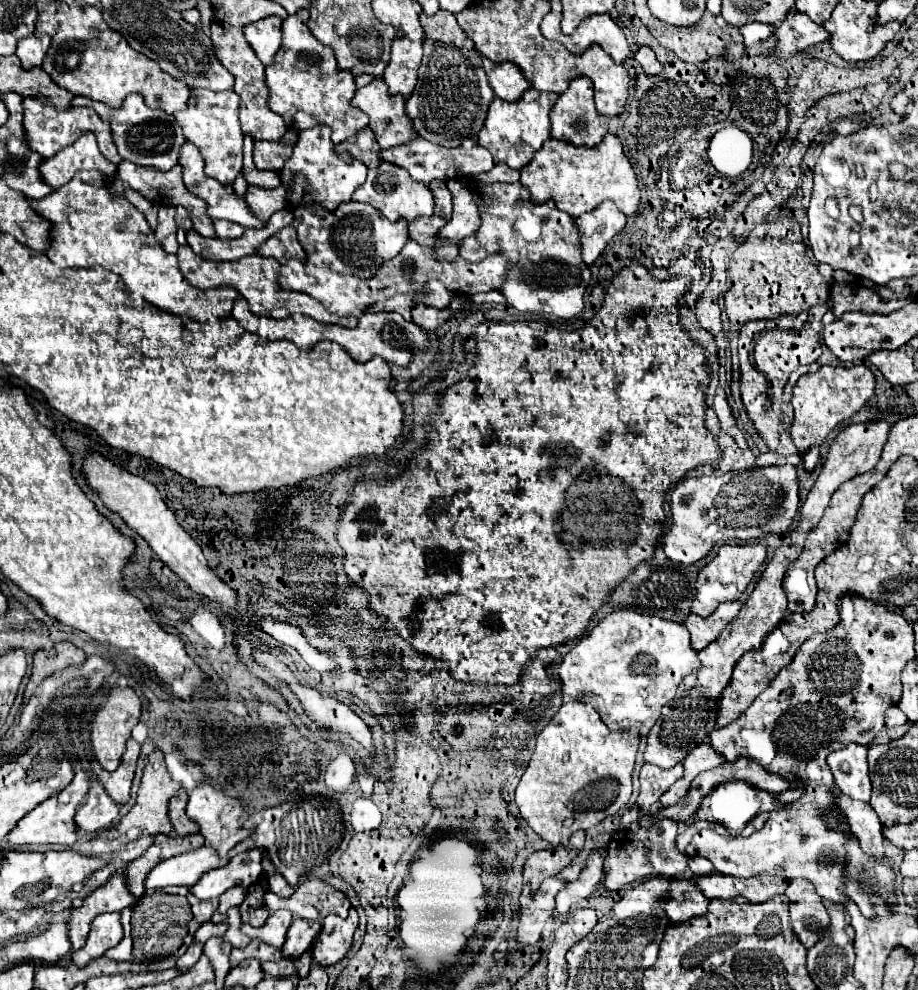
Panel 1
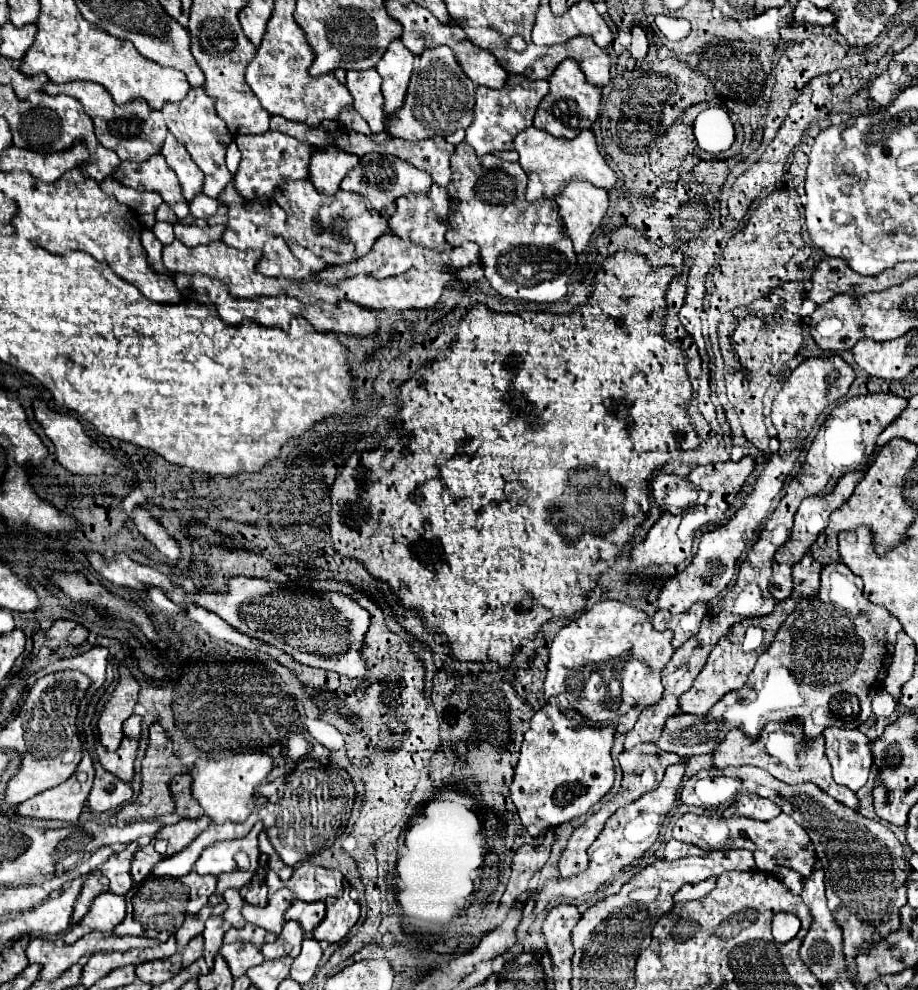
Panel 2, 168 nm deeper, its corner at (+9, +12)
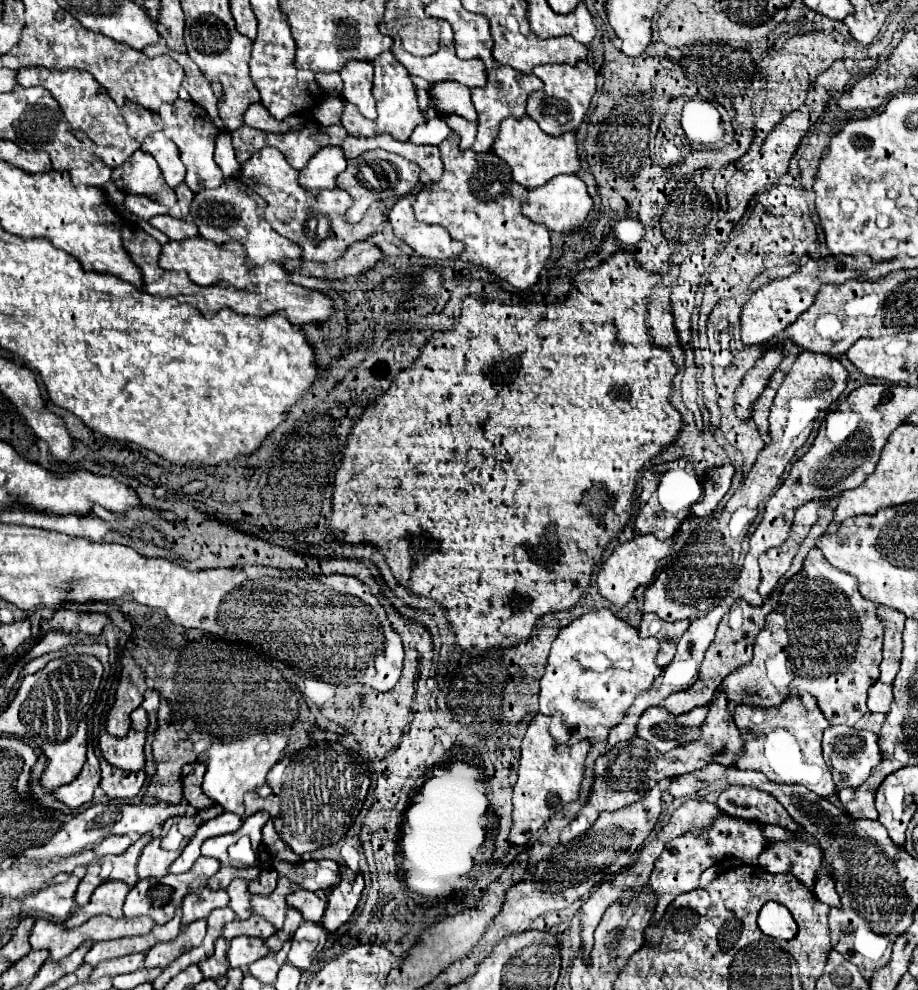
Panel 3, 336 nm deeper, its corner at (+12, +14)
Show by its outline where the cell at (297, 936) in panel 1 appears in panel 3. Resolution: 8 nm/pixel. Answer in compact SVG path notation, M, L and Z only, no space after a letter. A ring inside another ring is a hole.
M296 890L288 896L288 906L300 910L304 920L320 922L326 910L326 892L324 890L316 890L316 892Z

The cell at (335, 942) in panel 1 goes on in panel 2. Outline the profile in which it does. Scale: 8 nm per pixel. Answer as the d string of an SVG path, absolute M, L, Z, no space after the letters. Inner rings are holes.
M345 894L345 898L327 898L325 906L327 914L323 922L313 930L313 938L319 942L325 940L329 944L341 942L359 918L359 904Z

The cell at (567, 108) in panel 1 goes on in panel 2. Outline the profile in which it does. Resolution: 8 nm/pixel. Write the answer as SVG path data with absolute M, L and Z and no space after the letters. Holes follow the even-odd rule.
M563 60L555 72L549 78L549 94L543 98L543 104L539 104L539 110L535 114L535 128L545 130L553 136L565 136L575 138L581 130L587 130L593 126L593 122L599 116L599 104L601 104L601 90L597 86L591 86L579 68L575 60Z

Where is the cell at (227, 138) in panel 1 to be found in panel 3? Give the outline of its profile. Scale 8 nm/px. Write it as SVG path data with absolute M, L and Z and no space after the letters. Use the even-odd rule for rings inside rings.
M176 100L172 104L162 104L160 106L160 118L162 118L162 132L166 138L170 138L178 150L180 150L180 158L186 166L186 176L184 176L184 182L186 186L196 194L204 188L216 188L222 180L224 180L224 174L222 170L218 168L218 164L214 162L214 144L216 144L216 136L218 136L218 130L214 128L210 116L206 114L206 110L202 106L198 106L196 102L188 100Z

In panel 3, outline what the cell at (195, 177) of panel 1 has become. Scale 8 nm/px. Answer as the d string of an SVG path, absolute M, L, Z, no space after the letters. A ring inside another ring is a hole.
M162 132L148 136L148 140L144 140L142 150L148 152L150 156L154 156L154 160L160 166L160 172L166 180L166 184L170 184L170 188L176 188L178 184L184 182L184 164L180 160L180 152L176 148L176 144L172 144L172 140L168 140Z

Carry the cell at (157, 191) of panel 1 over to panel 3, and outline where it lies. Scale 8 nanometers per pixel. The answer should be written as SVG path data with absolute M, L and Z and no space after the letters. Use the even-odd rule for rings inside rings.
M136 150L120 168L112 170L112 182L126 194L148 196L168 208L176 204L176 194L168 184L164 184L164 178L156 168L156 160L152 160L152 156L144 156L140 150Z

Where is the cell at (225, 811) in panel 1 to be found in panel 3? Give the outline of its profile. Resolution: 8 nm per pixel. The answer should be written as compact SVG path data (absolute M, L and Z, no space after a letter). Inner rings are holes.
M256 732L254 736L242 736L230 742L220 742L214 740L212 746L206 750L206 776L204 776L204 784L202 790L206 796L210 796L212 800L216 800L216 804L220 804L222 808L226 808L226 812L236 812L236 814L244 814L244 794L250 790L256 790L256 784L266 784L266 774L268 770L280 760L282 750L288 746L288 736L278 736L278 732Z

